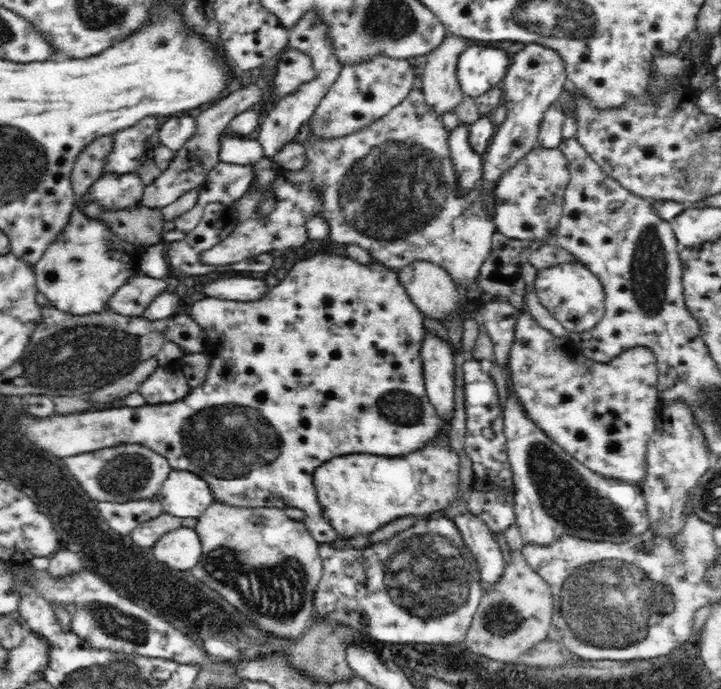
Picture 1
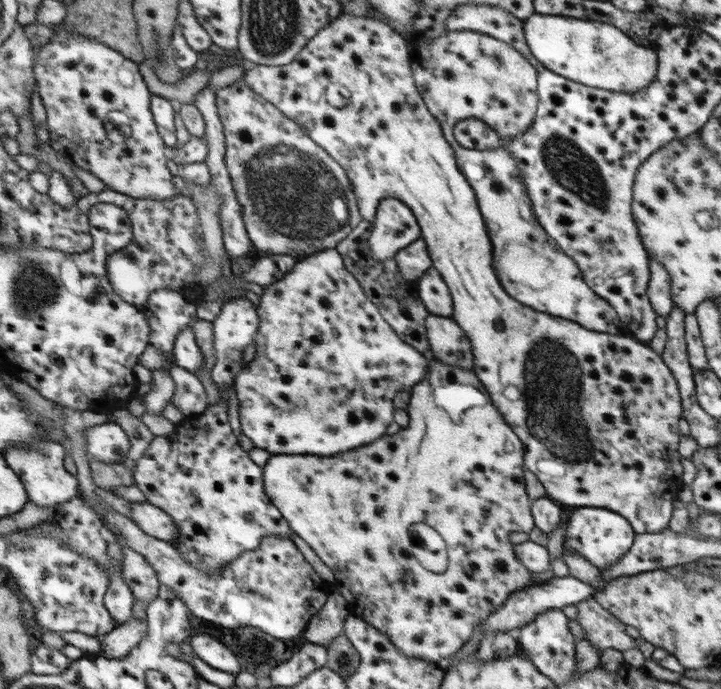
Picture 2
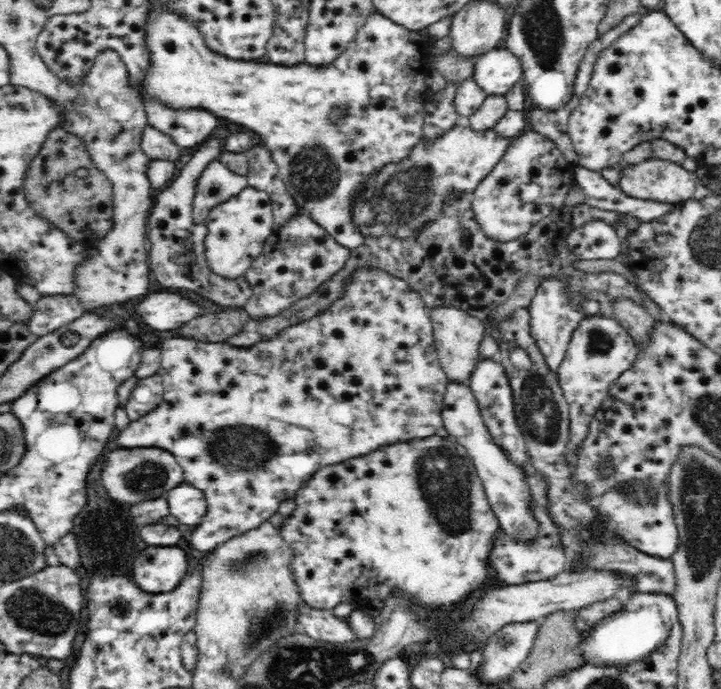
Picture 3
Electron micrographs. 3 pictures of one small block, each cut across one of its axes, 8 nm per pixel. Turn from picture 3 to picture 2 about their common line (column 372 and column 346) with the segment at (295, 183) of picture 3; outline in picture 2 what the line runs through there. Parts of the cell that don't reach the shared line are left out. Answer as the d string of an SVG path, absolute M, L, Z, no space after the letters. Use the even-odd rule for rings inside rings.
M341 13L331 20L330 24L325 26L321 32L316 32L315 36L306 42L305 48L289 64L283 66L249 65L242 80L245 80L251 90L262 95L273 106L278 107L287 118L298 123L302 130L306 131L306 134L318 143L319 147L322 147L331 158L334 158L335 162L342 165L354 189L362 220L372 223L379 202L386 198L399 199L413 211L418 226L421 228L421 240L426 242L427 250L430 251L430 257L434 261L435 271L445 280L453 298L454 313L451 318L463 331L463 335L467 337L467 341L471 345L473 372L477 378L483 378L483 386L487 386L487 394L491 394L491 398L495 398L495 402L499 402L499 410L503 410L503 418L507 418L507 422L511 422L511 429L524 443L525 465L527 470L532 472L542 484L545 496L561 505L603 507L610 511L616 511L627 519L636 536L643 533L661 532L663 528L667 528L667 522L671 518L671 500L675 498L677 490L681 487L681 480L679 480L681 456L677 454L677 440L679 440L677 420L681 418L679 416L681 406L679 406L676 380L665 366L660 355L655 354L647 344L641 344L632 337L586 330L586 327L577 326L575 322L531 310L530 307L523 306L522 303L510 298L502 290L493 272L492 246L473 189L467 184L465 177L458 169L453 149L442 135L439 123L429 114L421 95L415 88L410 72L412 59L411 46L391 26L369 17L359 18ZM531 356L533 356L533 360L531 360L531 370L529 370L525 364L529 362ZM475 368L479 368L479 370L475 370ZM527 374L531 374L531 376L527 376ZM533 392L535 392L535 398L533 398Z

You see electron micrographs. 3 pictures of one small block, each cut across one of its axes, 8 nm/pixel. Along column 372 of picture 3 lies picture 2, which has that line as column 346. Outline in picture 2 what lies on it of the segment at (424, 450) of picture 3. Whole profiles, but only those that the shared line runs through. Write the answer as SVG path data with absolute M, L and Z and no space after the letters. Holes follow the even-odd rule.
M429 353L423 354L427 359L429 359L429 372L425 374L425 378L419 381L418 384L415 384L413 388L410 390L409 404L407 406L407 410L405 411L407 417L409 417L408 423L399 428L397 431L394 431L391 434L384 434L383 436L378 438L377 442L372 442L369 445L363 445L351 450L347 450L347 454L335 454L335 456L327 456L327 458L317 458L317 456L299 456L299 454L295 454L295 456L285 456L285 454L271 455L266 463L263 465L263 482L266 487L266 494L271 498L274 505L278 507L280 511L282 511L283 518L287 519L287 522L290 523L291 530L295 530L295 534L302 538L310 547L311 550L321 559L321 562L328 566L333 573L334 582L339 584L339 594L348 602L348 614L356 616L357 618L364 619L367 623L370 623L371 626L377 627L379 631L382 631L383 634L386 635L387 638L390 639L390 642L393 643L395 647L399 651L402 651L406 656L411 656L413 658L419 658L427 661L431 661L433 663L439 664L442 659L448 658L453 653L457 652L467 640L469 640L469 636L471 636L471 630L477 626L479 620L484 620L487 618L488 614L494 612L501 608L502 604L506 601L506 598L510 596L511 593L514 593L516 590L521 590L523 588L527 588L528 586L534 586L539 584L535 581L533 574L527 567L524 567L517 556L514 554L514 546L509 542L509 532L528 532L533 528L533 521L531 520L531 516L529 516L529 497L525 494L525 488L523 488L523 465L524 462L524 448L521 448L522 441L518 438L513 431L513 429L509 430L507 428L507 424L503 422L503 418L497 414L497 410L491 406L491 400L489 400L489 396L487 396L487 392L483 390L483 386L479 384L479 380L471 374L471 372L467 372L467 369L448 365L438 361L433 355ZM413 522L427 522L427 526L431 526L433 530L437 530L441 536L443 536L443 540L445 540L445 544L449 546L447 548L447 556L449 556L449 566L447 566L447 570L449 570L449 574L431 574L431 572L427 572L425 568L421 568L419 566L419 562L409 554L409 526L413 524Z

